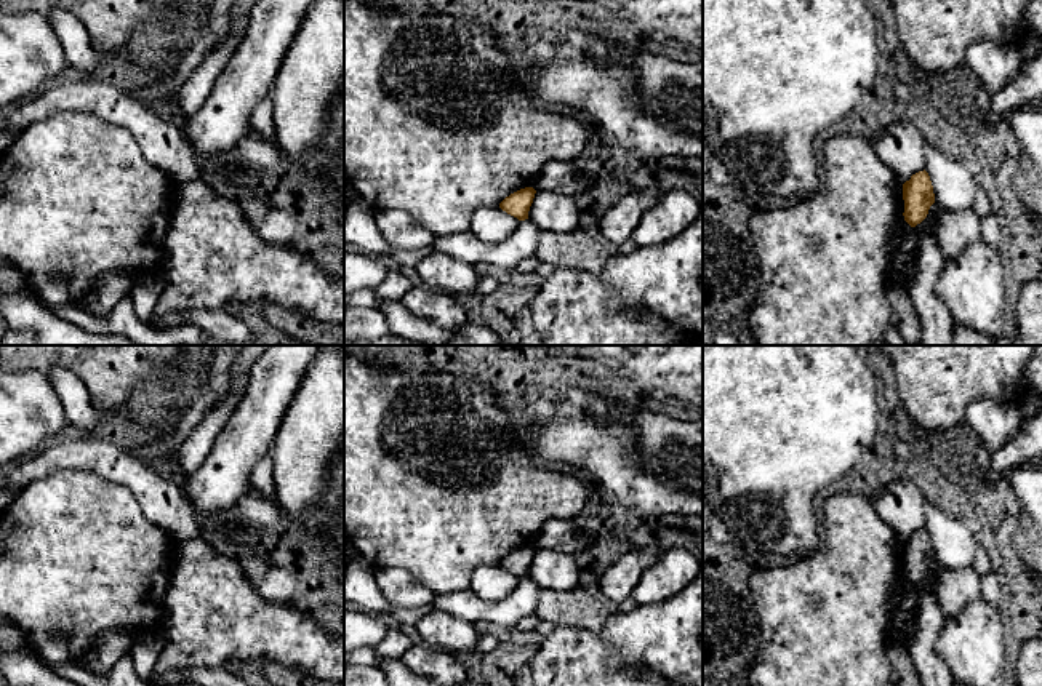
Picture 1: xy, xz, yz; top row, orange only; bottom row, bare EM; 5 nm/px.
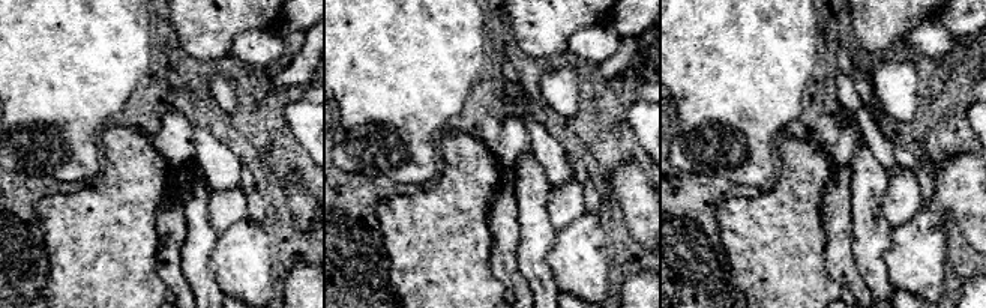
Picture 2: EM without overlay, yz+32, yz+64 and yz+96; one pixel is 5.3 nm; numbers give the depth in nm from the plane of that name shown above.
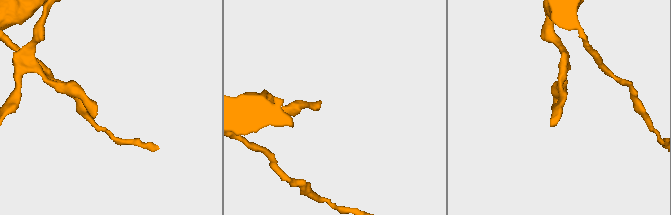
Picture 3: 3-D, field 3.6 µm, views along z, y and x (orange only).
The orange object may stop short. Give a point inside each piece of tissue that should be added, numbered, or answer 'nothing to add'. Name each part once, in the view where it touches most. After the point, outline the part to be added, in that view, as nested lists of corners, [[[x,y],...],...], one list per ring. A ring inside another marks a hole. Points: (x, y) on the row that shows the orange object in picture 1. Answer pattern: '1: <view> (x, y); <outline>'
nothing to add

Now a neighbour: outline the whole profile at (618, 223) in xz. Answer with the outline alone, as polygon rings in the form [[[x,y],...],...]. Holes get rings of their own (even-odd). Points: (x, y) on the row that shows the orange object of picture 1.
[[[629,193],[608,208],[599,219],[599,230],[615,243],[631,238],[642,216],[659,200],[643,193]]]

